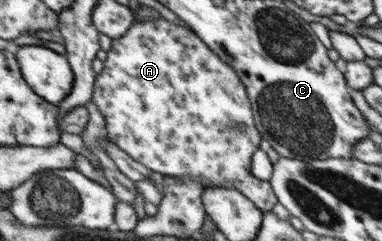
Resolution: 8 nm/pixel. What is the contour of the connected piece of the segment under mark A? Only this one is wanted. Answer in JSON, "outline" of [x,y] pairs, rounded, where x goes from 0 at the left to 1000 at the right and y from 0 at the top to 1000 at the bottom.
{"outline":[[[424,66],[359,87],[327,149],[293,162],[291,199],[280,212],[280,241],[270,261],[270,290],[251,311],[241,415],[272,481],[285,585],[301,593],[312,614],[335,635],[340,651],[348,651],[398,710],[421,718],[429,730],[455,730],[471,743],[492,730],[524,739],[531,751],[531,793],[539,780],[620,784],[631,805],[654,826],[665,851],[678,855],[688,880],[709,876],[717,846],[725,842],[725,817],[707,759],[702,768],[654,759],[654,743],[660,743],[660,726],[654,726],[654,660],[660,660],[665,627],[675,618],[675,602],[691,602],[691,593],[665,490],[665,444],[657,436],[644,353],[634,324],[628,324],[628,307],[607,274],[597,270],[594,257],[586,257],[560,207],[545,195],[531,162],[513,145],[508,124],[482,116],[482,108],[463,108],[432,83]]]}

